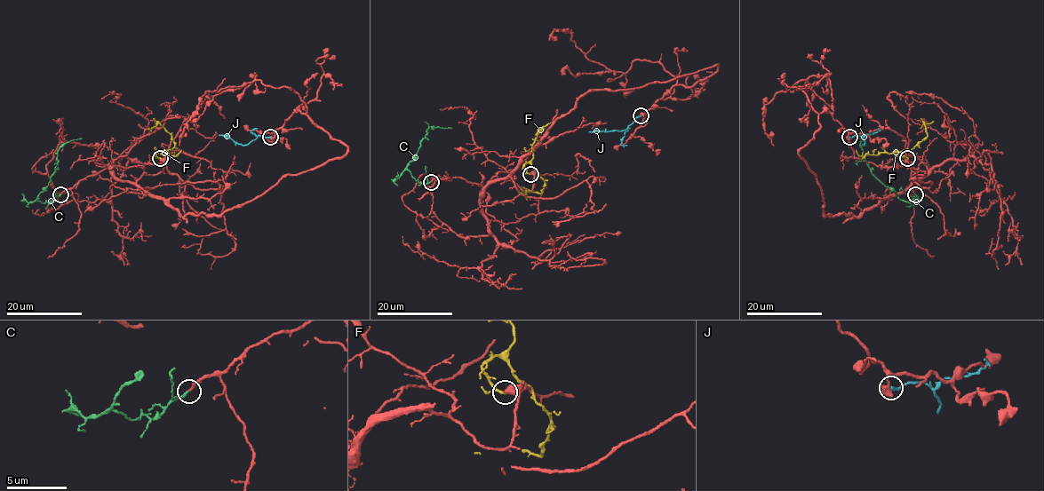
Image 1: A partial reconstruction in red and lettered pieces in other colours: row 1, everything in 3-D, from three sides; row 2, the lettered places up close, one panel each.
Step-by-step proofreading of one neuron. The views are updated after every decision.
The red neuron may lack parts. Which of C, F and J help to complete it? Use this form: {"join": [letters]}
{"join": ["C"]}

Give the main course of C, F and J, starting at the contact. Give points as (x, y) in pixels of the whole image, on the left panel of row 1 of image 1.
C: (61, 194), (48, 202), (42, 203), (36, 199), (54, 172), (58, 149), (66, 143), (82, 138)
F: (160, 158), (154, 157), (174, 146), (172, 138), (159, 123), (151, 130), (153, 133)
J: (270, 138), (259, 135), (243, 145), (219, 134)

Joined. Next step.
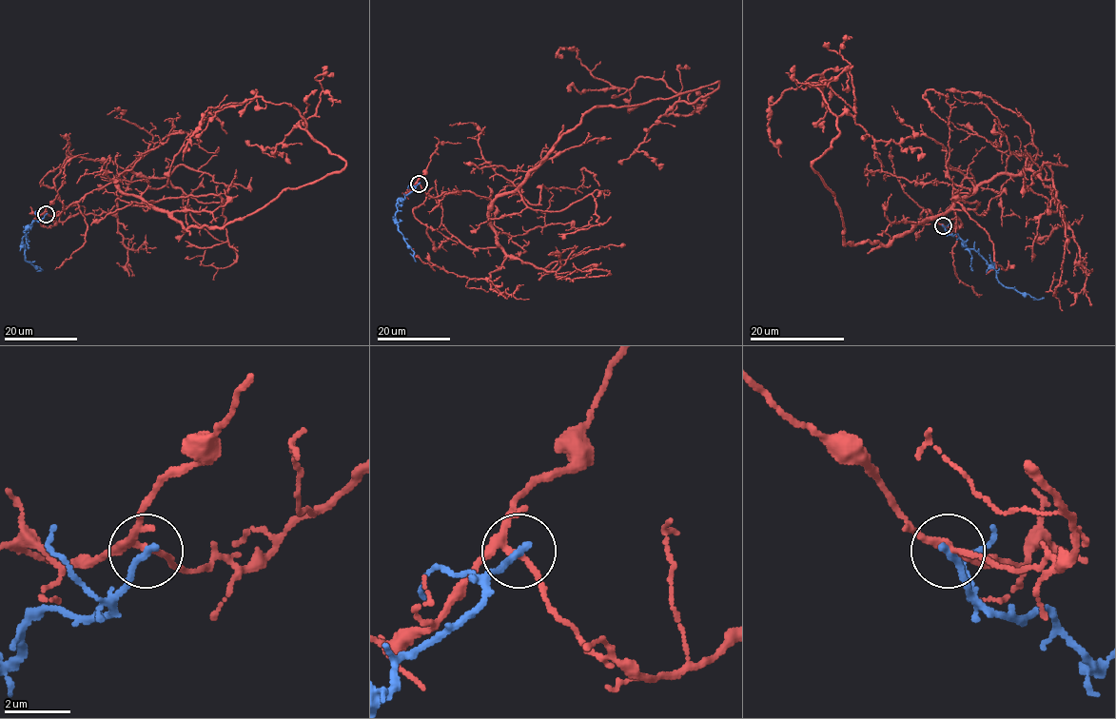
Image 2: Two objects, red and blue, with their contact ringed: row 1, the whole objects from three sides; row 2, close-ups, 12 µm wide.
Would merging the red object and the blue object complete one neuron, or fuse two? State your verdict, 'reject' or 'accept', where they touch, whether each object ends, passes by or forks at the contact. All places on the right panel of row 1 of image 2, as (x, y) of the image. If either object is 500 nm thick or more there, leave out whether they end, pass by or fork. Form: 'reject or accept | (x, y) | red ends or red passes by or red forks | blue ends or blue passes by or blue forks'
reject | (943, 225) | red forks | blue ends

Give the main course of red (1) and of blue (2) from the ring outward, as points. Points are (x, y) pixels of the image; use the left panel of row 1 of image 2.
1: (46, 213), (118, 177), (186, 228), (213, 228), (345, 162), (287, 103), (258, 96), (209, 107), (183, 160)
2: (46, 213), (41, 221), (35, 220), (23, 232), (22, 238), (25, 260), (40, 271), (42, 269)

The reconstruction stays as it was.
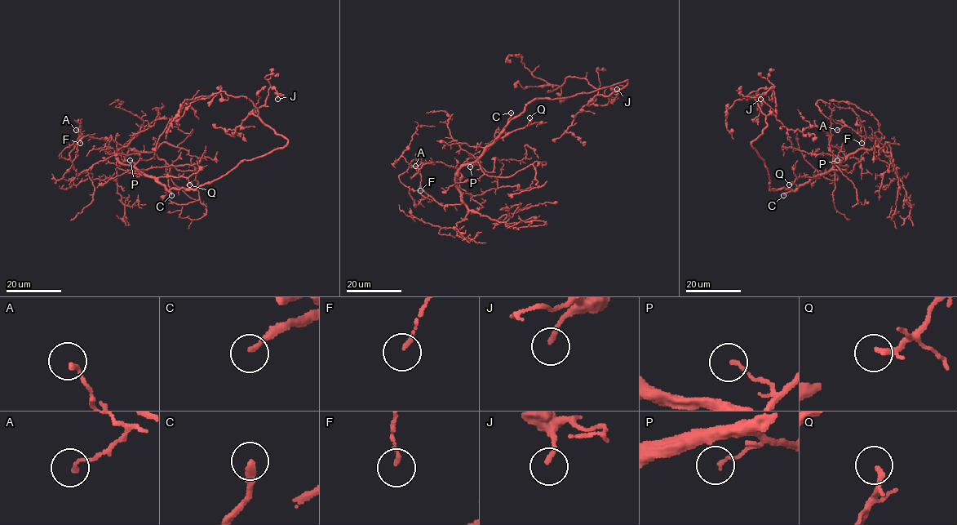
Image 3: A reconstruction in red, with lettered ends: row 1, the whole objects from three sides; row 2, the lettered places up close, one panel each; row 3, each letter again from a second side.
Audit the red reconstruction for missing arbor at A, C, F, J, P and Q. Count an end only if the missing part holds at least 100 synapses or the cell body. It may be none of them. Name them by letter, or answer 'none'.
C

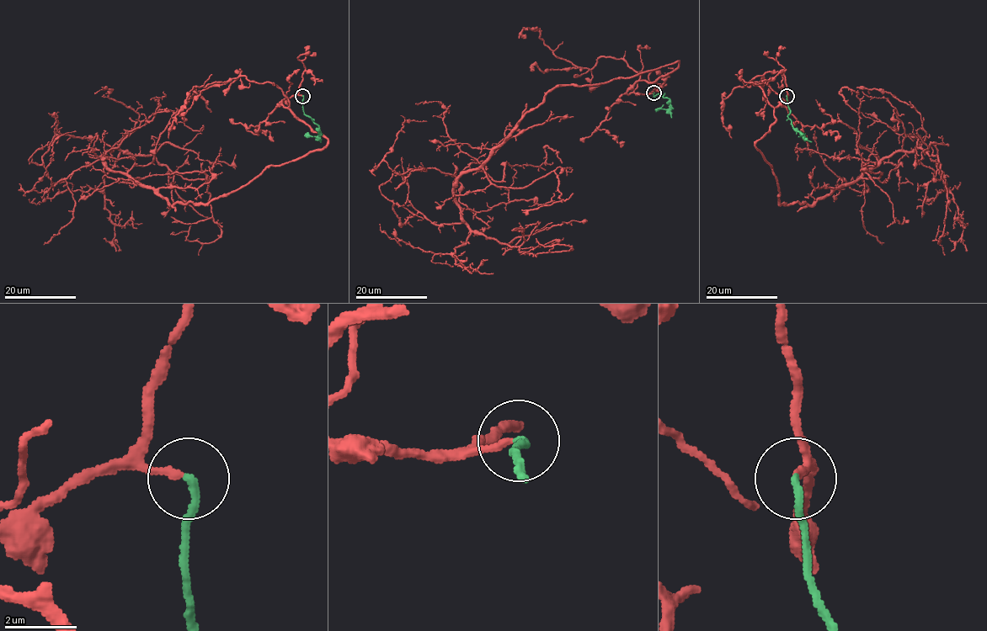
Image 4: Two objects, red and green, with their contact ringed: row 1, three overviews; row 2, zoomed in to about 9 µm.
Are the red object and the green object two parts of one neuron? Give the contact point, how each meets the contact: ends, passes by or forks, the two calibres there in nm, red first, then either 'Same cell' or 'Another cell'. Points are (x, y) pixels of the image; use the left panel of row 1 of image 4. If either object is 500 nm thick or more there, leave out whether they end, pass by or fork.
Place: (302, 96). At the ring red ends. At the ring green ends. Thickness 200 nm (red) against 220 nm. Same cell

